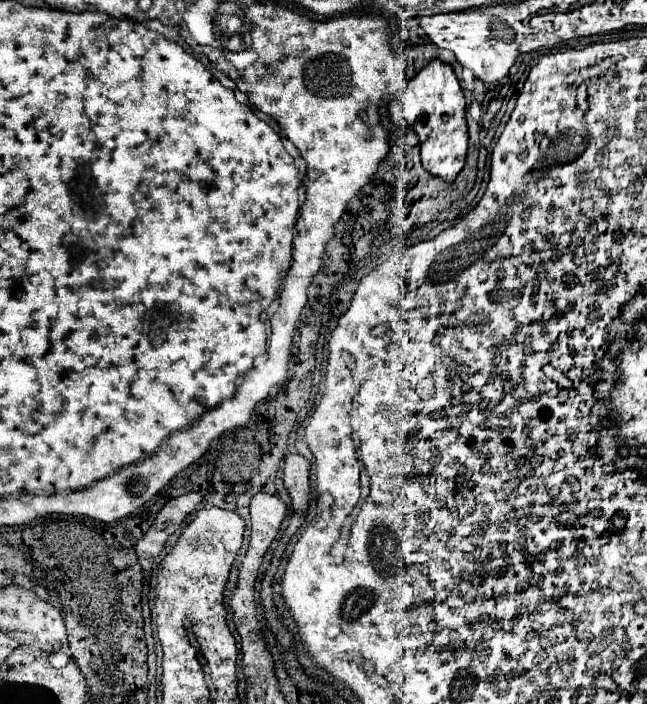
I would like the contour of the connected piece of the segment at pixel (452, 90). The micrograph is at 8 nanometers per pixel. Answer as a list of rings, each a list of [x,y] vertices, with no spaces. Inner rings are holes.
[[[439,60],[429,62],[405,88],[405,94],[399,100],[405,120],[417,132],[421,140],[421,162],[427,172],[453,182],[461,168],[465,166],[469,134],[465,122],[465,96],[459,86],[459,80],[449,64]]]

